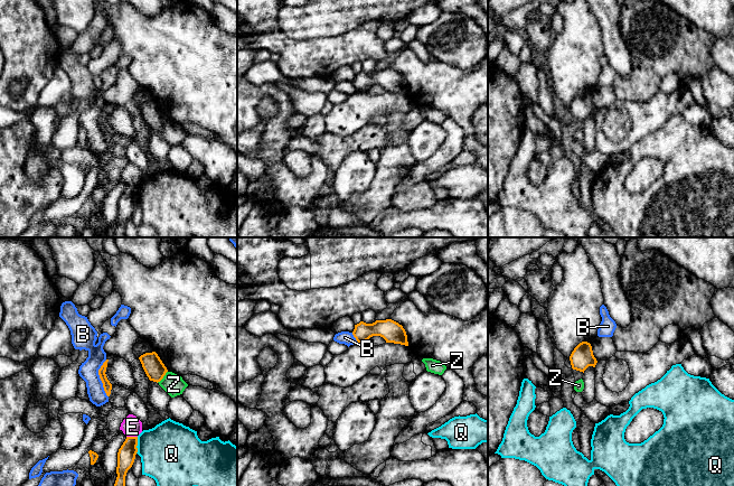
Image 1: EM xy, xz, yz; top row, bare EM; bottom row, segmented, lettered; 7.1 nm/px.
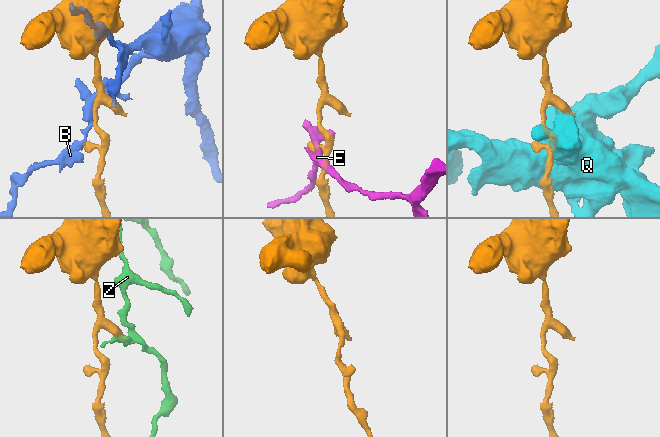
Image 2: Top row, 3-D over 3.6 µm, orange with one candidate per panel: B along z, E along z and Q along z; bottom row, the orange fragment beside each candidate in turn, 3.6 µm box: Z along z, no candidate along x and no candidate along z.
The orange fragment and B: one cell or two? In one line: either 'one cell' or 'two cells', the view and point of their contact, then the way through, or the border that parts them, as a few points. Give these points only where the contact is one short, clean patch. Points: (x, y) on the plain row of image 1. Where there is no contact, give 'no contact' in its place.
two cells; contact xy (100, 127)

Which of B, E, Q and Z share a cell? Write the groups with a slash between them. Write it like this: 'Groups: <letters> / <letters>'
Groups: B / E / Q / Z

